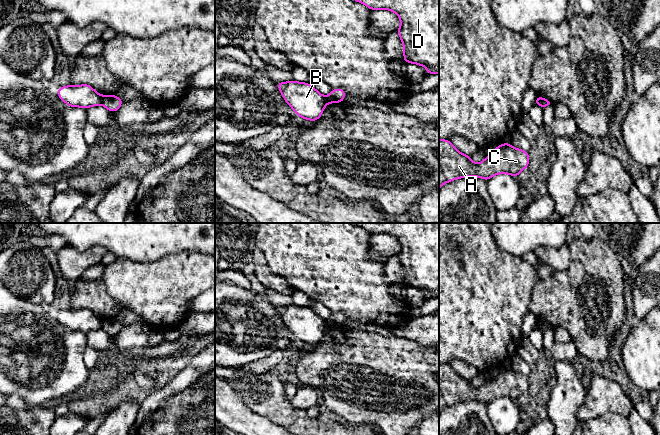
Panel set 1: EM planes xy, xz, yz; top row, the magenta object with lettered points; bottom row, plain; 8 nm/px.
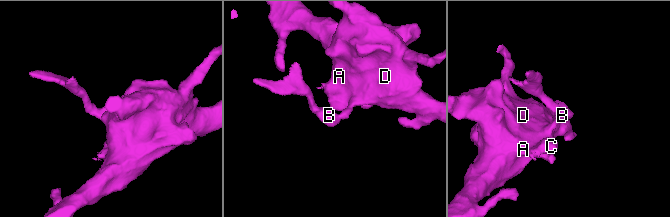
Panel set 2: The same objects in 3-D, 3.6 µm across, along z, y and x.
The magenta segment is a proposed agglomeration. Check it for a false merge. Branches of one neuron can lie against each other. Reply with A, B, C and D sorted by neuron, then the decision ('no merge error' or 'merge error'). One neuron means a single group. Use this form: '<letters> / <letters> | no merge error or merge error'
A C D / B | merge error

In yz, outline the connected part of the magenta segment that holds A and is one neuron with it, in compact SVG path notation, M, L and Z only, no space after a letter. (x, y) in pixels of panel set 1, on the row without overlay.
M439 362L439 413L447 406L468 400L489 404L496 398L510 398L517 402L528 389L528 376L508 366L499 369L481 387L475 388L470 380L458 375L450 364Z

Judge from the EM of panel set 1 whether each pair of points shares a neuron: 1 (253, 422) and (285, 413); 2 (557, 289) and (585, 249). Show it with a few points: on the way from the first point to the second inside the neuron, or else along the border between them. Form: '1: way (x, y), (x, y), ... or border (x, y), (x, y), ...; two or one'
1: border (246, 405), (254, 412), (265, 416), (277, 424); two
2: way (567, 279), (585, 259); one

